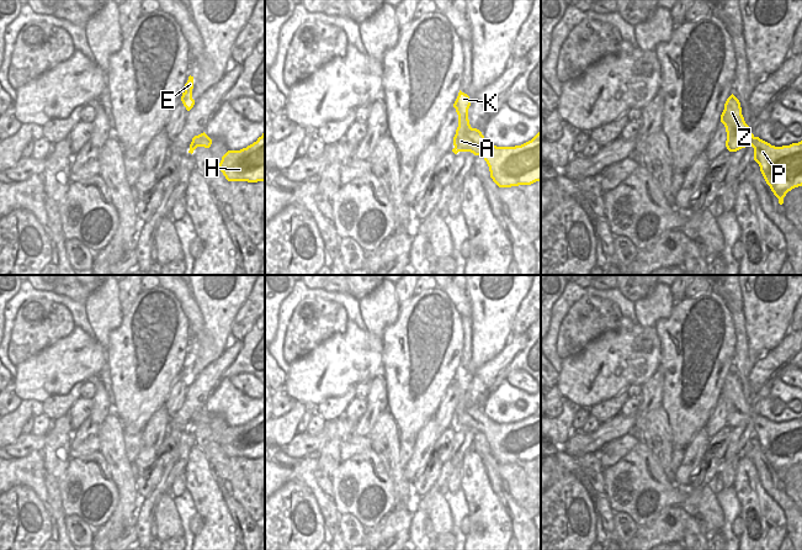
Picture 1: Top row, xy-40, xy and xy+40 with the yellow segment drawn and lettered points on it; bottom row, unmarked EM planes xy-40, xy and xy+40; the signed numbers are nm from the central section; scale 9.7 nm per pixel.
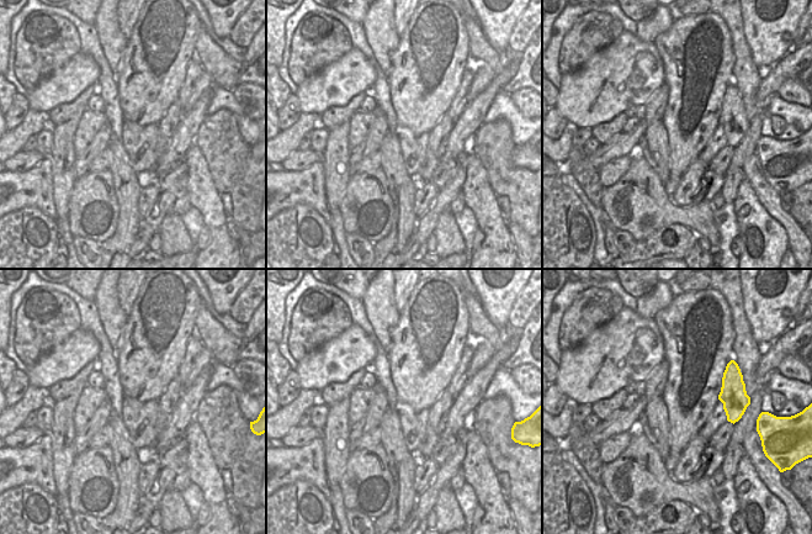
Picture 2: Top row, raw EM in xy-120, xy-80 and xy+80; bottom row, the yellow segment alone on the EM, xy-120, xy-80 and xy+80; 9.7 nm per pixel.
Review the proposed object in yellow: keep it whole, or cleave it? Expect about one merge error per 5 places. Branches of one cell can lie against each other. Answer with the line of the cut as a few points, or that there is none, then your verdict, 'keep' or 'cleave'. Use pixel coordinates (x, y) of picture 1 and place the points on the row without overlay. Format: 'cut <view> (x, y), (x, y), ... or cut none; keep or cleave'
cut none; keep

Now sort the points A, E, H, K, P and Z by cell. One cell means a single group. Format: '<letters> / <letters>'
A E H K P Z

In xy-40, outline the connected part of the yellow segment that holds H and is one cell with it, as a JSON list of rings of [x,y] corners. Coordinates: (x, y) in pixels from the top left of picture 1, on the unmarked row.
[[[265,408],[240,427],[228,427],[219,439],[228,458],[265,458]]]

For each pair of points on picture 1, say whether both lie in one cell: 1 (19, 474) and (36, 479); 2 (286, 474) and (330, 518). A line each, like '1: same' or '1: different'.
1: same
2: same

